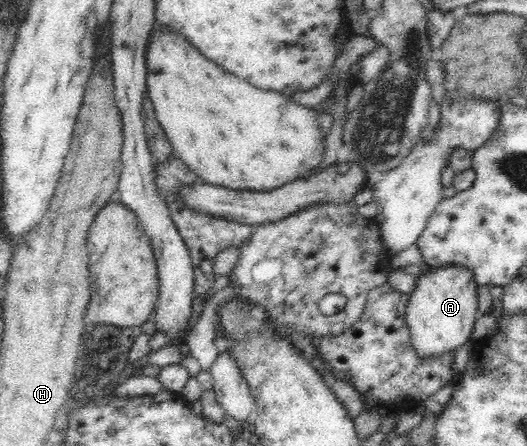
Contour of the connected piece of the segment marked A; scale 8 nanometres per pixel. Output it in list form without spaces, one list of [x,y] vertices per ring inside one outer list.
[[[444,266],[430,269],[415,281],[414,291],[410,293],[407,303],[405,320],[409,327],[412,348],[418,357],[437,358],[444,354],[454,354],[456,349],[471,341],[475,321],[480,315],[478,312],[477,283],[466,268],[460,266]]]

